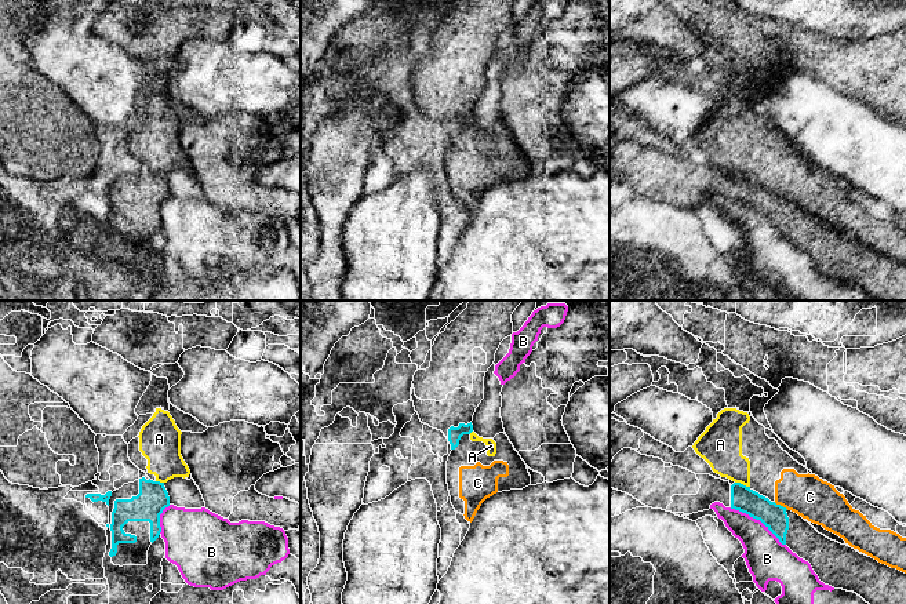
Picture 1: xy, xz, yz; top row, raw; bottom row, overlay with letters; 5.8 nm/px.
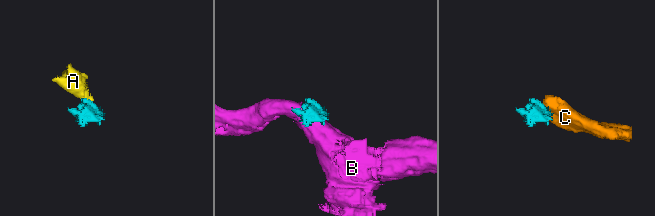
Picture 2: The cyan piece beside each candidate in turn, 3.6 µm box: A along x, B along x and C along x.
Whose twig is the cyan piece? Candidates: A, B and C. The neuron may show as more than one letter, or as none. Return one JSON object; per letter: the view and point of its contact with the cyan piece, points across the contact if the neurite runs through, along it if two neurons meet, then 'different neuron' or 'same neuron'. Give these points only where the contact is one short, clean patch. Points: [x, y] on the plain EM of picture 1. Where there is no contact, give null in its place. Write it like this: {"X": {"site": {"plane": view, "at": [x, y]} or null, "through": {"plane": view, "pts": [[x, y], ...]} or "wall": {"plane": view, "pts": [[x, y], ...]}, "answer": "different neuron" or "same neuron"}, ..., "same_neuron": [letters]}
{"A": {"site": {"plane": "yz", "at": [742, 175]}, "wall": {"plane": "yz", "pts": [[735, 173], [749, 178]]}, "answer": "different neuron"}, "B": {"site": {"plane": "yz", "at": [757, 210]}, "wall": {"plane": "yz", "pts": [[730, 199], [757, 210], [785, 236]]}, "answer": "different neuron"}, "C": {"site": {"plane": "yz", "at": [779, 196]}, "wall": {"plane": "yz", "pts": [[774, 193], [788, 200]]}, "answer": "different neuron"}, "same_neuron": []}

